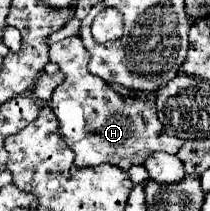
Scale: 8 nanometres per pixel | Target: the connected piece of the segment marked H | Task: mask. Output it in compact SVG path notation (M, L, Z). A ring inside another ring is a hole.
M80 36L66 38L52 44L50 62L57 63L66 80L54 90L48 106L54 110L60 126L60 134L76 154L74 164L78 168L98 166L110 162L128 170L134 164L144 164L154 152L176 154L182 148L182 140L168 136L156 116L154 102L142 102L138 98L124 98L114 92L102 78L88 72L89 52Z

